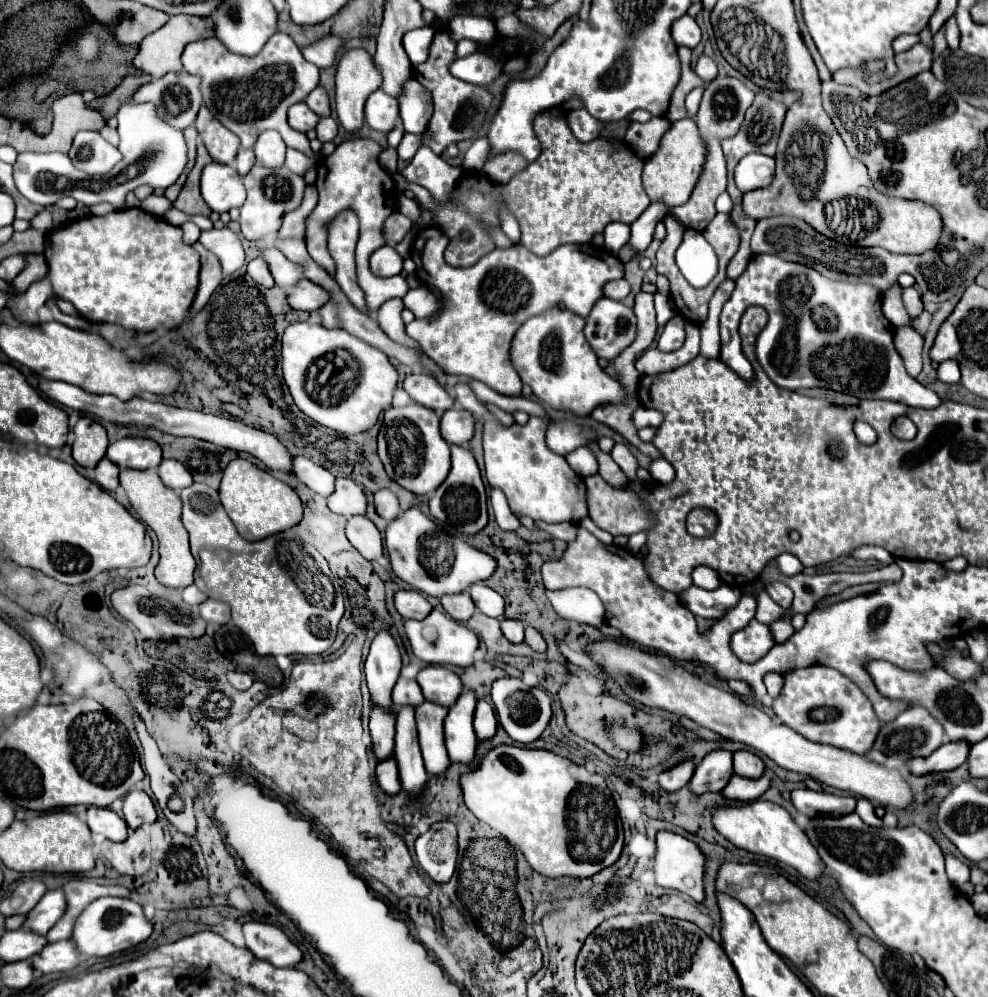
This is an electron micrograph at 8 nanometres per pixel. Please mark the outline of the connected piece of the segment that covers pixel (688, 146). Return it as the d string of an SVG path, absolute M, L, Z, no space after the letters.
M691 119L673 121L669 131L661 139L661 149L653 157L649 157L649 161L645 161L643 187L649 195L649 199L665 201L669 207L683 205L689 199L691 191L695 189L697 179L701 177L699 173L703 171L701 165L705 163L705 159L707 159L705 141L701 139L695 121L691 121Z

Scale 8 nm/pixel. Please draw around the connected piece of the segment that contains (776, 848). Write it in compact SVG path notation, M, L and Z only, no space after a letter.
M755 799L755 801L741 803L741 805L715 807L713 825L727 841L731 841L733 845L737 845L741 849L771 857L785 865L791 865L807 879L819 879L823 875L823 861L817 857L817 851L813 849L811 841L805 837L803 829L797 827L797 823L791 819L791 815L775 803Z

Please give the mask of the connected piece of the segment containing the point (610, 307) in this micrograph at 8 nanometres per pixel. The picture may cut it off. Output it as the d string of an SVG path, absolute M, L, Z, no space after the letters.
M601 297L585 319L585 339L597 357L611 361L617 353L621 353L621 349L633 343L637 333L635 323L633 309L621 301Z

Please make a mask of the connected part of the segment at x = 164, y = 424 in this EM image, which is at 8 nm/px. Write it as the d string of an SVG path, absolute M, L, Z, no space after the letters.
M39 379L39 389L53 401L71 407L75 411L87 413L87 415L95 415L99 419L117 423L117 425L135 425L135 427L153 427L159 429L163 433L175 435L175 437L197 437L203 441L211 441L217 443L221 447L227 449L235 449L235 451L247 451L253 457L257 457L259 461L263 461L269 469L273 471L283 471L283 473L293 473L293 455L287 451L287 447L271 433L265 433L261 429L249 427L237 419L227 419L227 417L219 417L219 415L207 415L207 413L199 413L199 411L189 411L189 409L177 409L177 407L169 407L163 405L159 401L147 401L141 397L135 397L133 401L121 401L113 395L93 395L81 387L69 385L65 381L51 381L51 379Z

